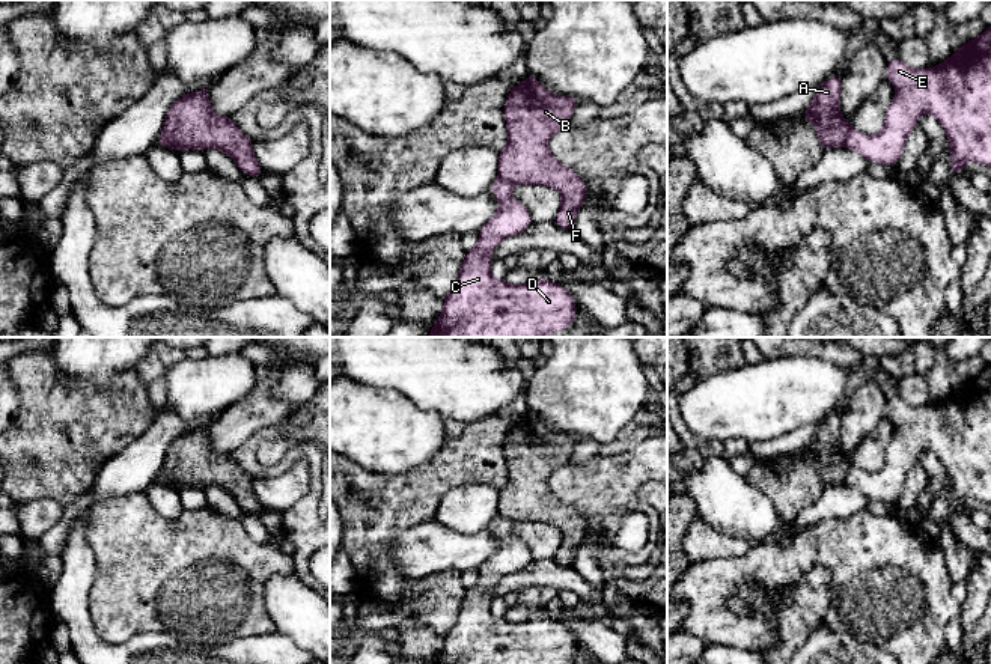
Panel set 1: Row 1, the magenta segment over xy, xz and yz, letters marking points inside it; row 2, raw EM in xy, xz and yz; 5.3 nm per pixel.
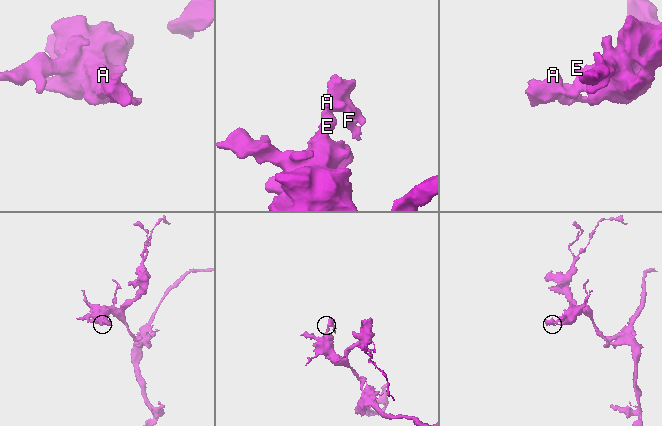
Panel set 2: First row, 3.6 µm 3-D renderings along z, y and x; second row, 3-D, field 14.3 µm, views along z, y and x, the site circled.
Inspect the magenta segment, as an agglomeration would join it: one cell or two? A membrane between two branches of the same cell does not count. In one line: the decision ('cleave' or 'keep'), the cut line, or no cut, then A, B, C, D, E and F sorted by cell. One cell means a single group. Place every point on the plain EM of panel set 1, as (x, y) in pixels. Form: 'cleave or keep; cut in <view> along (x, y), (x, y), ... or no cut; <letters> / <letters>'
cleave; cut in yz along (851, 464), (845, 482); A B F / C D E

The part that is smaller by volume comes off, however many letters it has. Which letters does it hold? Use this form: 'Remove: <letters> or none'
Remove: A, B, F

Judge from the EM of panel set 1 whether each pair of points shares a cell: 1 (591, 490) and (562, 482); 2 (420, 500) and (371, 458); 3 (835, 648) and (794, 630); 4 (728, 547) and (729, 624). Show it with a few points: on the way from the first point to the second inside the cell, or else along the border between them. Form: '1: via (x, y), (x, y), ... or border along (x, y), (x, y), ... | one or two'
1: via (583, 485), (570, 484) | one
2: border along (426, 464), (393, 476), (360, 467) | two
3: border along (820, 627), (795, 648) | two
4: border along (756, 545), (741, 556), (704, 559), (693, 563) | two

